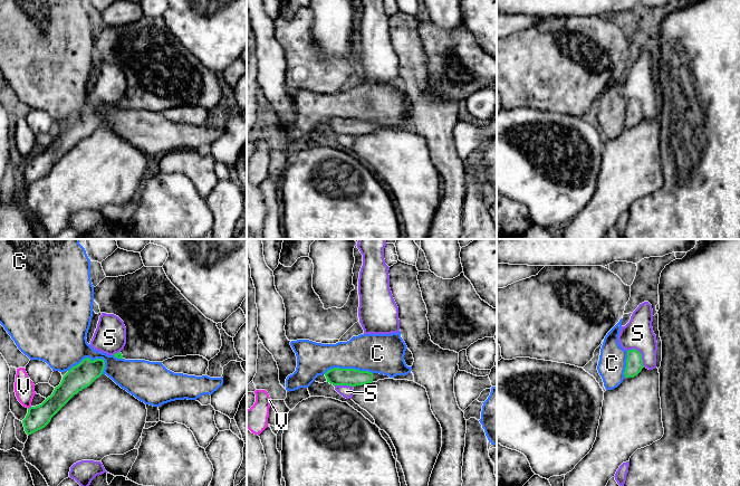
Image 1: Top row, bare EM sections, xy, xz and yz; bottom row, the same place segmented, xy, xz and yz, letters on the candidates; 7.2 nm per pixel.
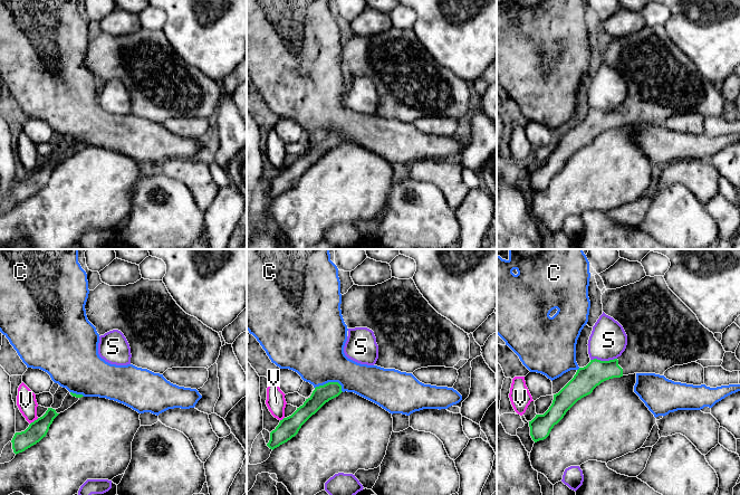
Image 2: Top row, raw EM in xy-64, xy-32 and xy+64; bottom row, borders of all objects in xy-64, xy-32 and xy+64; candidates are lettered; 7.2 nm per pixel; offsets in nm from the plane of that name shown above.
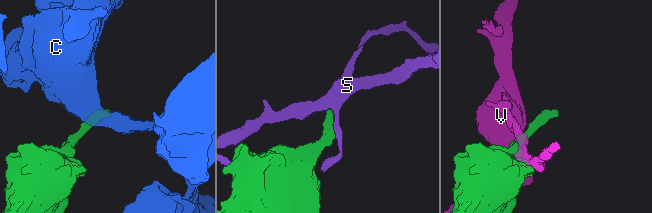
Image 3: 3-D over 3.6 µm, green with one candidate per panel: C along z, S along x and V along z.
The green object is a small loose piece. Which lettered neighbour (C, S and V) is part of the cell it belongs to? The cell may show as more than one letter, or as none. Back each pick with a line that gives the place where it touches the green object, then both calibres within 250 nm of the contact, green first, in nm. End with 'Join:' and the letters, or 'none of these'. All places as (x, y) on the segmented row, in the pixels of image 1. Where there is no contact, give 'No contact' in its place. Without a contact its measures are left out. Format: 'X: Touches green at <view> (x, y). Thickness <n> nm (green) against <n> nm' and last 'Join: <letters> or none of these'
Join: none of these

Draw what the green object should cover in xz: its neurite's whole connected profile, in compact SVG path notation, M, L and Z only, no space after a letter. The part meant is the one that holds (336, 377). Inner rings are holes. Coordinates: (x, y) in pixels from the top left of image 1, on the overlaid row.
M334 368L328 370L325 373L327 382L335 385L363 385L366 383L377 382L378 380L384 379L394 379L394 380L409 380L414 381L414 375L412 371L406 375L396 375L394 378L390 378L388 375L372 373L368 371L359 371L355 369L339 369Z

